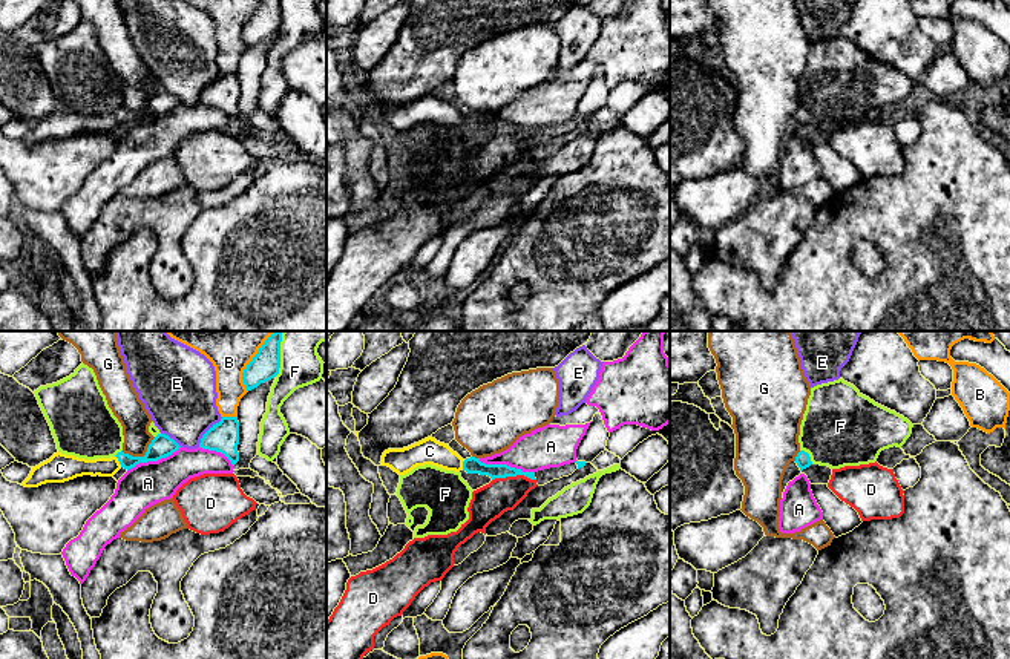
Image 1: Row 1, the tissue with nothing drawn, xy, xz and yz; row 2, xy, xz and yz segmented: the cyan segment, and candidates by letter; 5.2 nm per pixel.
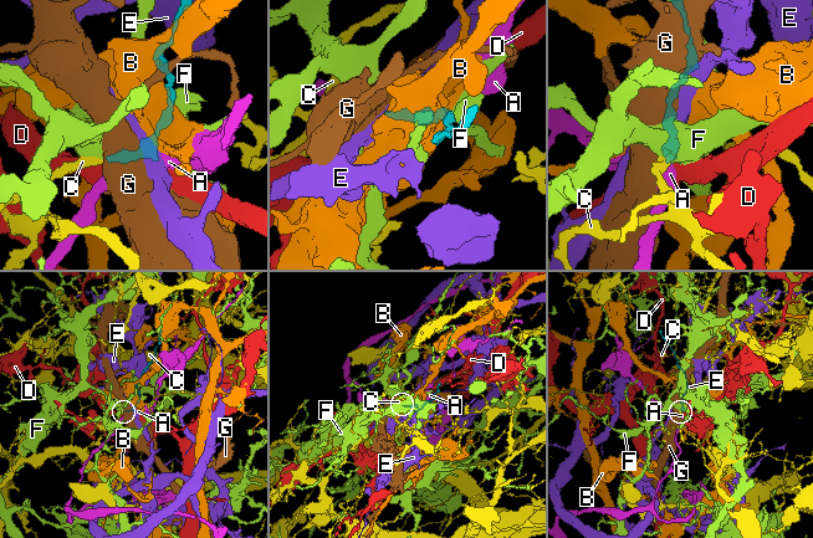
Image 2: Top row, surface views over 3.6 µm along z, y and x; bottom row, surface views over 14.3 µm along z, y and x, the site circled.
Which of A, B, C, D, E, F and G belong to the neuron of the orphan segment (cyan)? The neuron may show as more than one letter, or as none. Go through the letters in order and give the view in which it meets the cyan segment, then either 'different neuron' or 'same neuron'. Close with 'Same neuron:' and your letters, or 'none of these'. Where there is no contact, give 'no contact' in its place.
A: xz | different neuron
B: xy | different neuron
C: xy | same neuron
D: xz | different neuron
E: xy | different neuron
F: xy | different neuron
G: xy | different neuron
Same neuron: C

